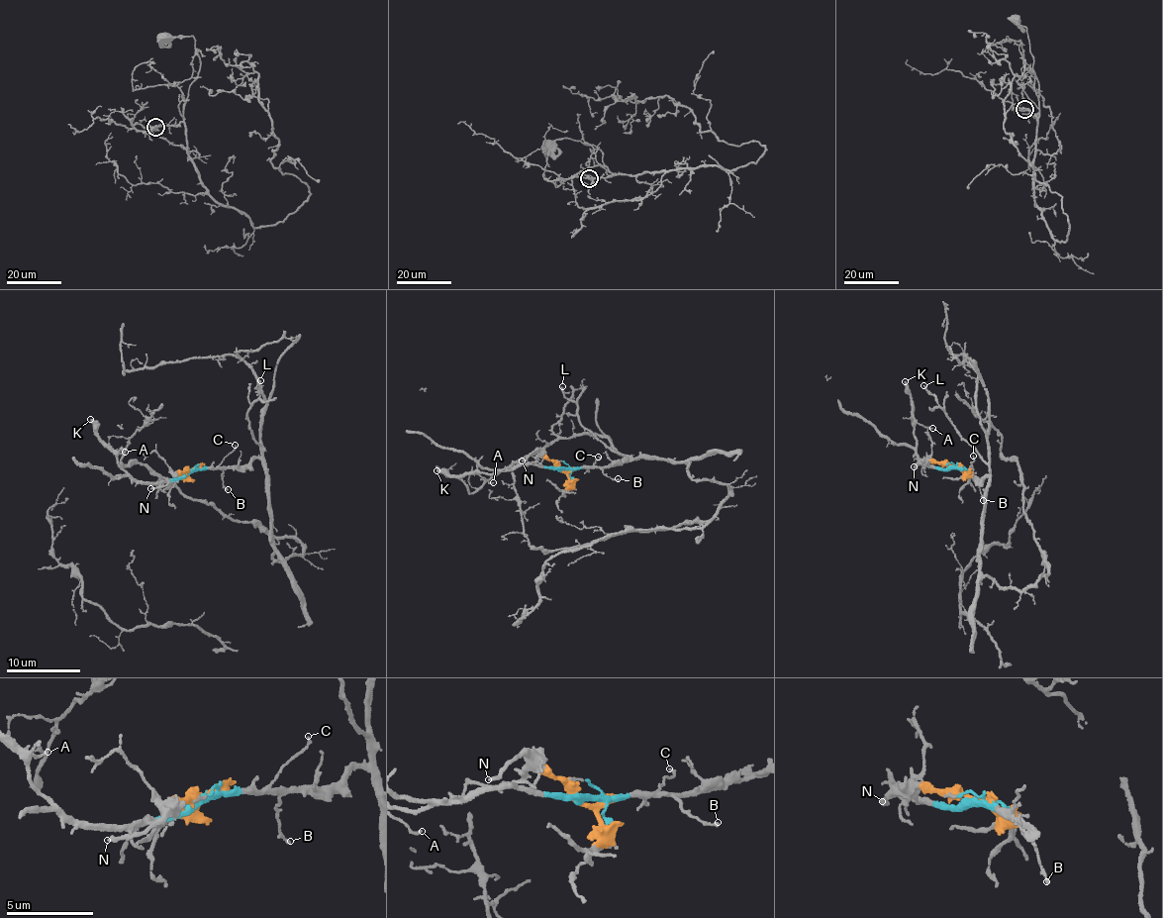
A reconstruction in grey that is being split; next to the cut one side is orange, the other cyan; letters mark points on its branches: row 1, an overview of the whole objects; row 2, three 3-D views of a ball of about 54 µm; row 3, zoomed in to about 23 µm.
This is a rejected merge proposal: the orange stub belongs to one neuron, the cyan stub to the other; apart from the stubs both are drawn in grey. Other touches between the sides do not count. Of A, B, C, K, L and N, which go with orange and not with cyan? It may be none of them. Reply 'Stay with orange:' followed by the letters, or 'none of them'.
Stay with orange: N

